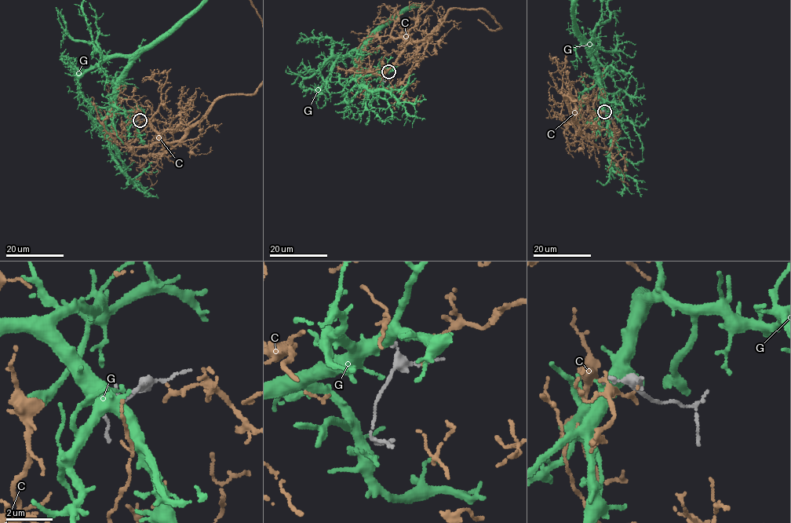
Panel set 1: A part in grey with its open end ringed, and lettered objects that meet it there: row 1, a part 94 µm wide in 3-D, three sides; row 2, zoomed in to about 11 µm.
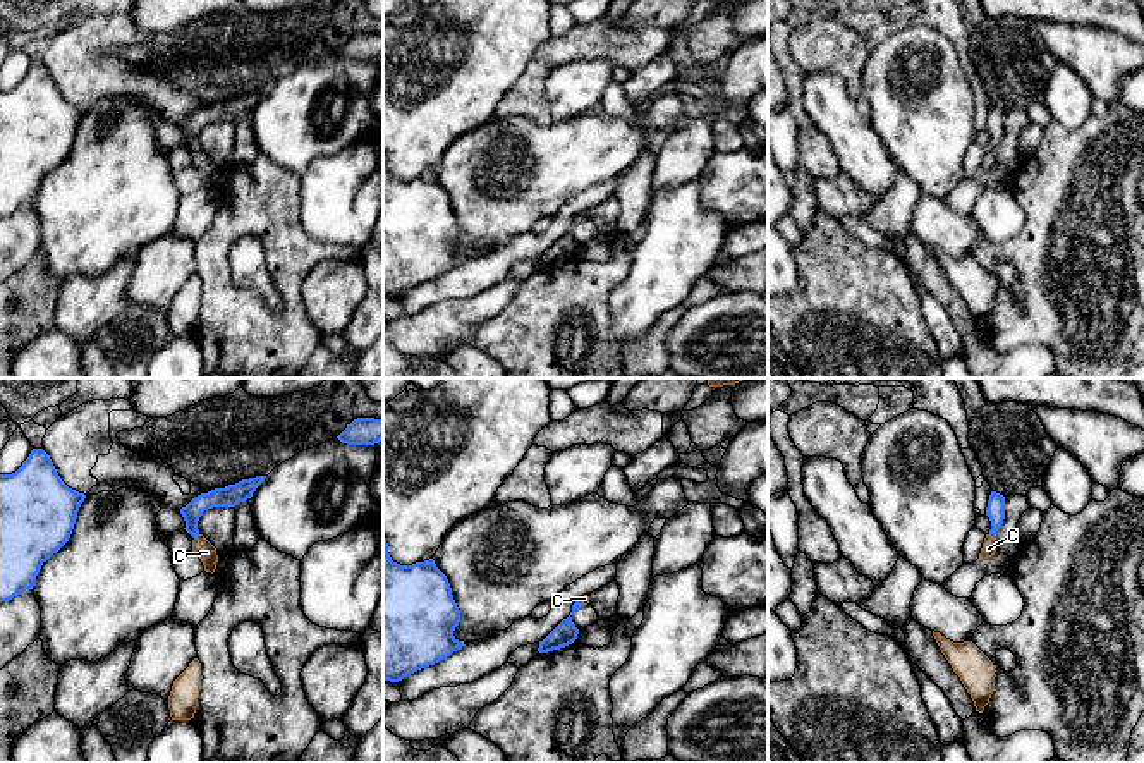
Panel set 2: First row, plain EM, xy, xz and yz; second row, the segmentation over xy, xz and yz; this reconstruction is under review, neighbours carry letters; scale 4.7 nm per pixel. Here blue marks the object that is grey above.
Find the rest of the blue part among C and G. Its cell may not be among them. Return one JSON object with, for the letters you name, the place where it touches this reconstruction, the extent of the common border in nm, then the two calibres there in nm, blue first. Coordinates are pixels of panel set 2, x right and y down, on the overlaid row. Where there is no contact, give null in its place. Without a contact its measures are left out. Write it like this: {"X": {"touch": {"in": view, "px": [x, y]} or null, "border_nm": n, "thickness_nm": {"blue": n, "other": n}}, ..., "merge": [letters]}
{"C": {"touch": {"in": "xy", "px": [196, 535]}, "border_nm": 40, "thickness_nm": {"blue": 100, "other": 90}}, "merge": ["C"]}

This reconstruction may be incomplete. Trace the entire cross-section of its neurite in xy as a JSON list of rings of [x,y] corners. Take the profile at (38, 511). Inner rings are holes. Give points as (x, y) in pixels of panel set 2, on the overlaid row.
[[[33,449],[15,473],[0,474],[0,601],[33,589],[41,565],[69,541],[84,498],[62,481],[43,449]]]

